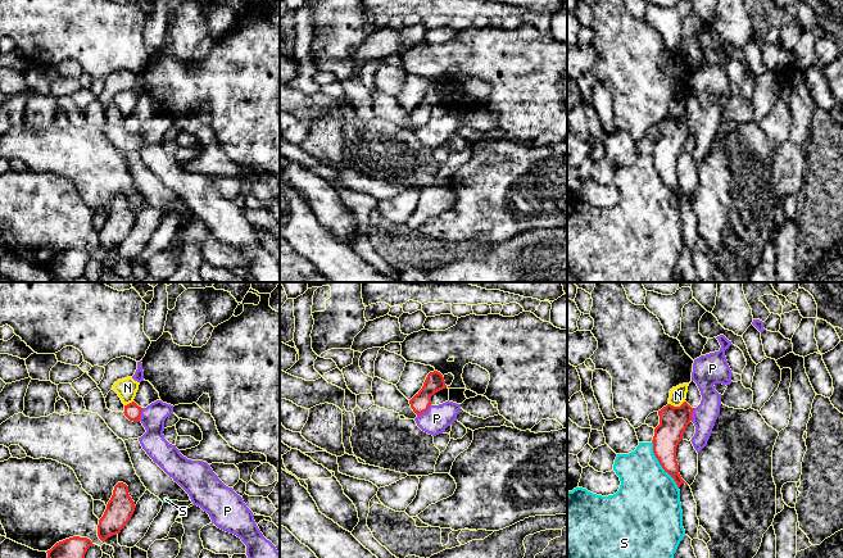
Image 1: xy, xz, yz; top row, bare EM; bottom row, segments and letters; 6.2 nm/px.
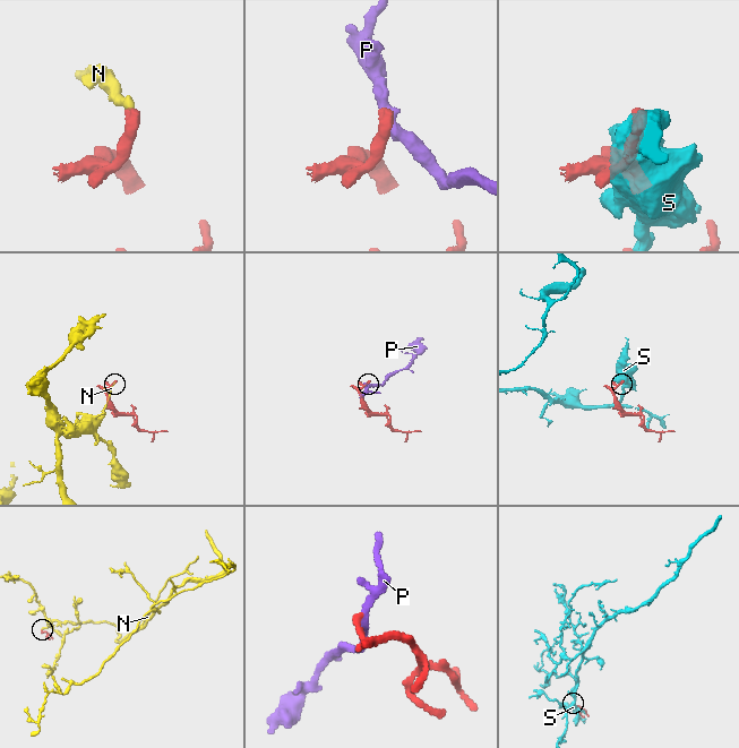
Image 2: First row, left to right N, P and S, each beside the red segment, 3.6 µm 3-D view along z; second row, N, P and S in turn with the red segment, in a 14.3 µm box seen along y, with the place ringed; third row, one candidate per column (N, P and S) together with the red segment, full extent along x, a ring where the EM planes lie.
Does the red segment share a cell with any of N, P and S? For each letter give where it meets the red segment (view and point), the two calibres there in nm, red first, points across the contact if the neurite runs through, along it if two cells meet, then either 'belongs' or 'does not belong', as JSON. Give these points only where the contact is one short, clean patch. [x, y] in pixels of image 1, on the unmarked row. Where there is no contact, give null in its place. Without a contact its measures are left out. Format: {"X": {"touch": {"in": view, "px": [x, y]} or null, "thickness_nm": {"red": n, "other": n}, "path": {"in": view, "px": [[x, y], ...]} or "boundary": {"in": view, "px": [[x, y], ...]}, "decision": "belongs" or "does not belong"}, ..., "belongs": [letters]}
{"N": {"touch": {"in": "yz", "px": [676, 119]}, "thickness_nm": {"red": 180, "other": 110}, "boundary": {"in": "yz", "px": [[684, 113], [679, 118], [669, 117]]}, "decision": "does not belong"}, "P": {"touch": {"in": "xz", "px": [424, 123]}, "thickness_nm": {"red": 120, "other": 170}, "boundary": {"in": "xz", "px": [[430, 117], [417, 128]]}, "decision": "does not belong"}, "S": {"touch": {"in": "yz", "px": [660, 176]}, "thickness_nm": {"red": 170, "other": 400}, "decision": "does not belong"}, "belongs": []}

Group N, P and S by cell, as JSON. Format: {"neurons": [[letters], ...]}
{"neurons": [["N"], ["P"], ["S"]]}

